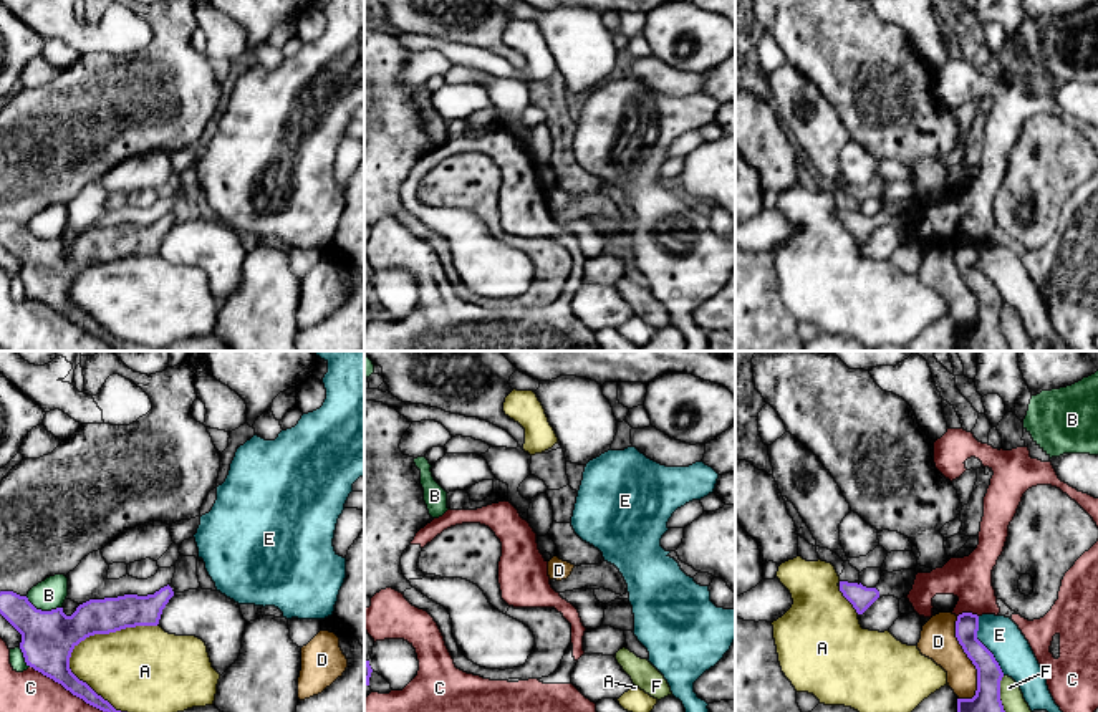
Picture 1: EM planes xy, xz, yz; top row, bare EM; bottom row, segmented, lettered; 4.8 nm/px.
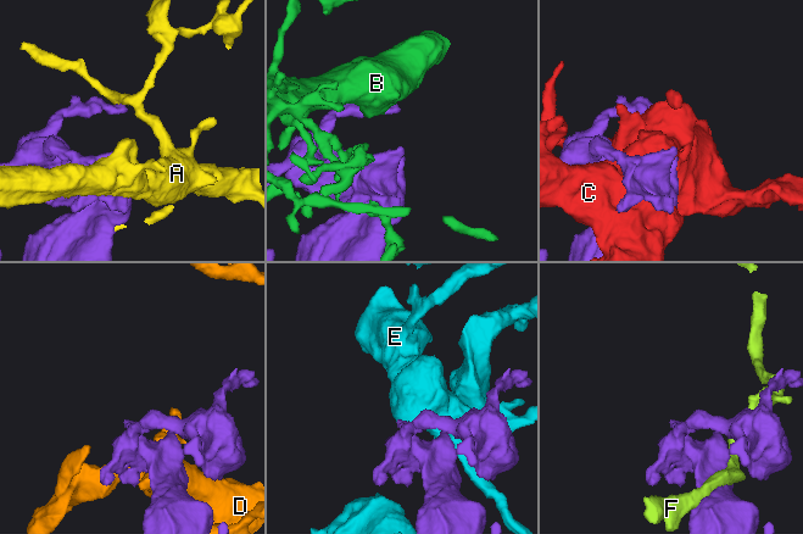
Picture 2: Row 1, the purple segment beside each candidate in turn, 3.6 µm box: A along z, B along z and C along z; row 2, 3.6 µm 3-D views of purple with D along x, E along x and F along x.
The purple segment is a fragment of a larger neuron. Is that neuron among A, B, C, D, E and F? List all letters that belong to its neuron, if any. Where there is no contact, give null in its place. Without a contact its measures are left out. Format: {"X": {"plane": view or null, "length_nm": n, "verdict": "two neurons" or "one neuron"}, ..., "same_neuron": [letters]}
{"A": {"plane": "xy", "length_nm": 550, "verdict": "two neurons"}, "B": {"plane": "xy", "length_nm": 190, "verdict": "two neurons"}, "C": {"plane": "xy", "length_nm": 500, "verdict": "two neurons"}, "D": {"plane": "yz", "length_nm": 420, "verdict": "two neurons"}, "E": {"plane": "yz", "length_nm": 320, "verdict": "two neurons"}, "F": {"plane": "yz", "length_nm": 220, "verdict": "two neurons"}, "same_neuron": []}

